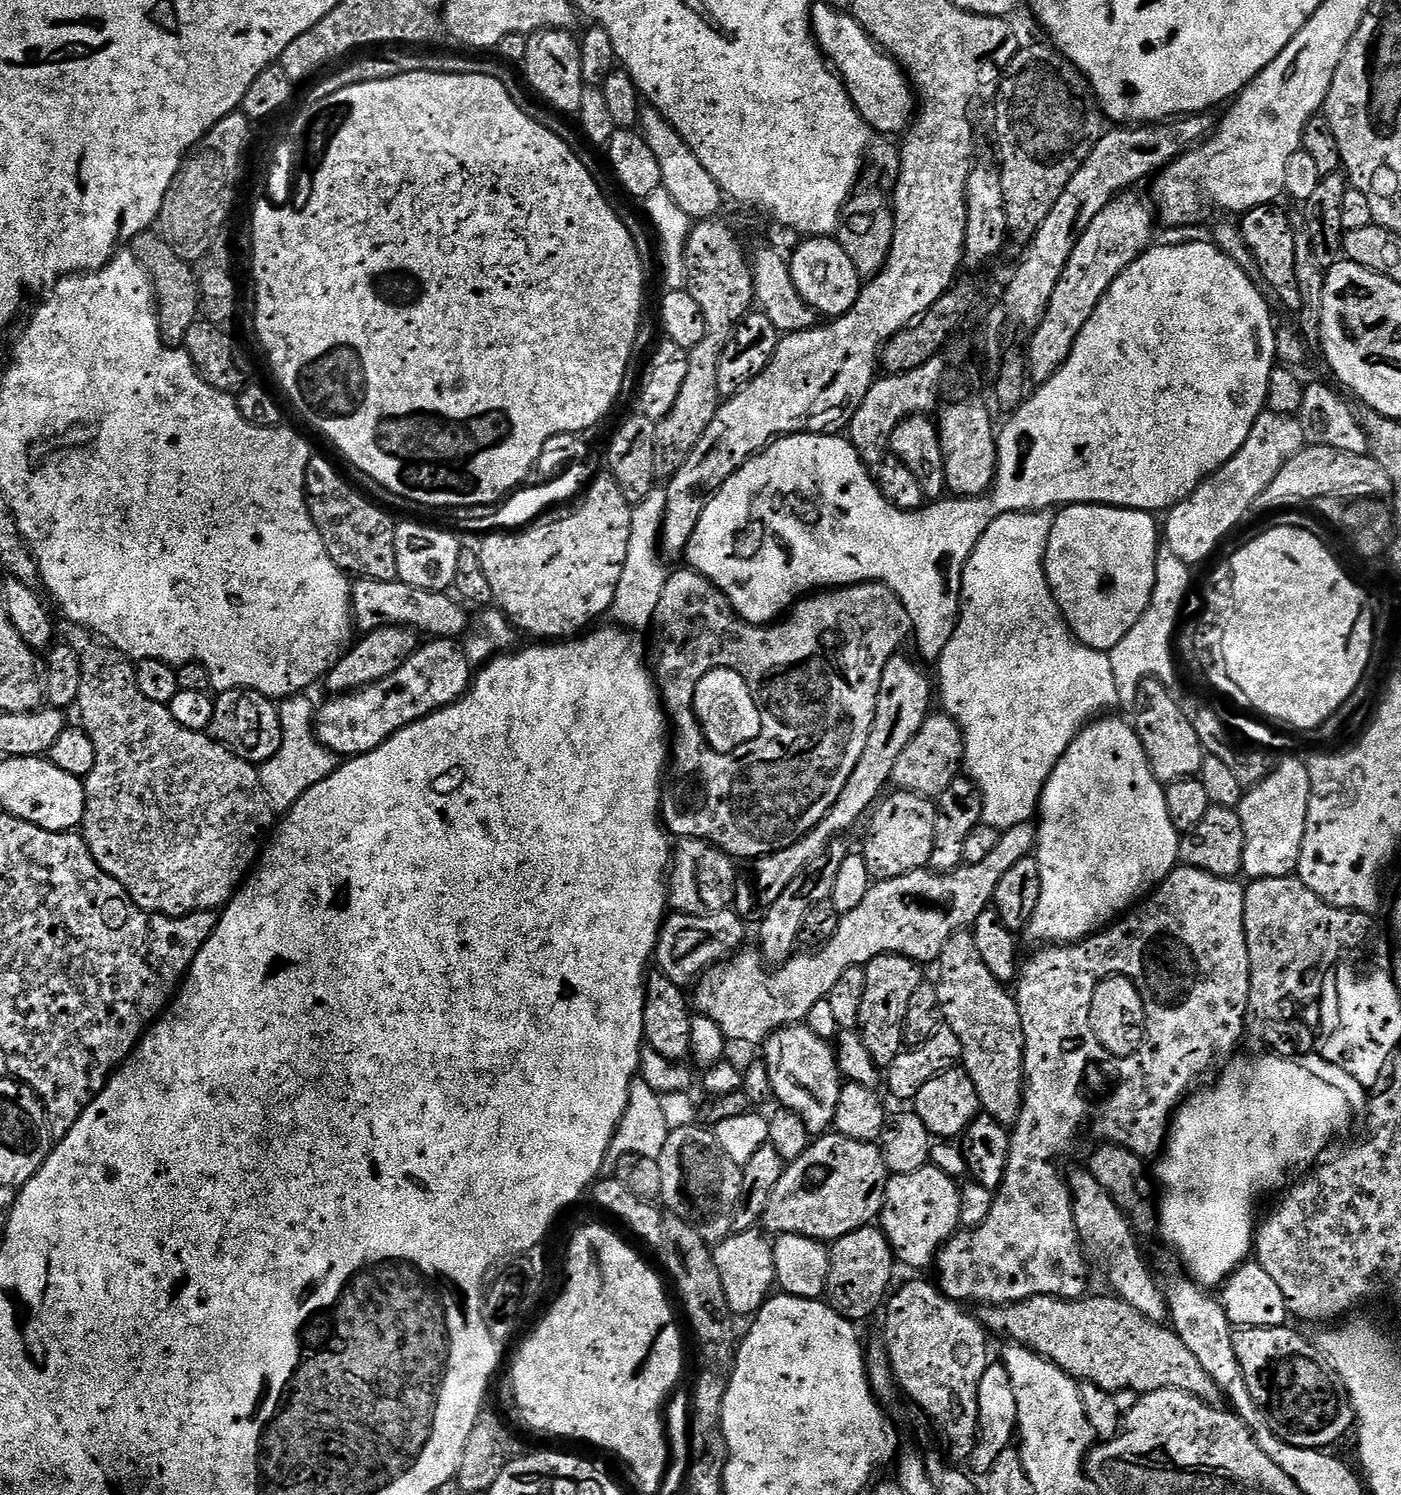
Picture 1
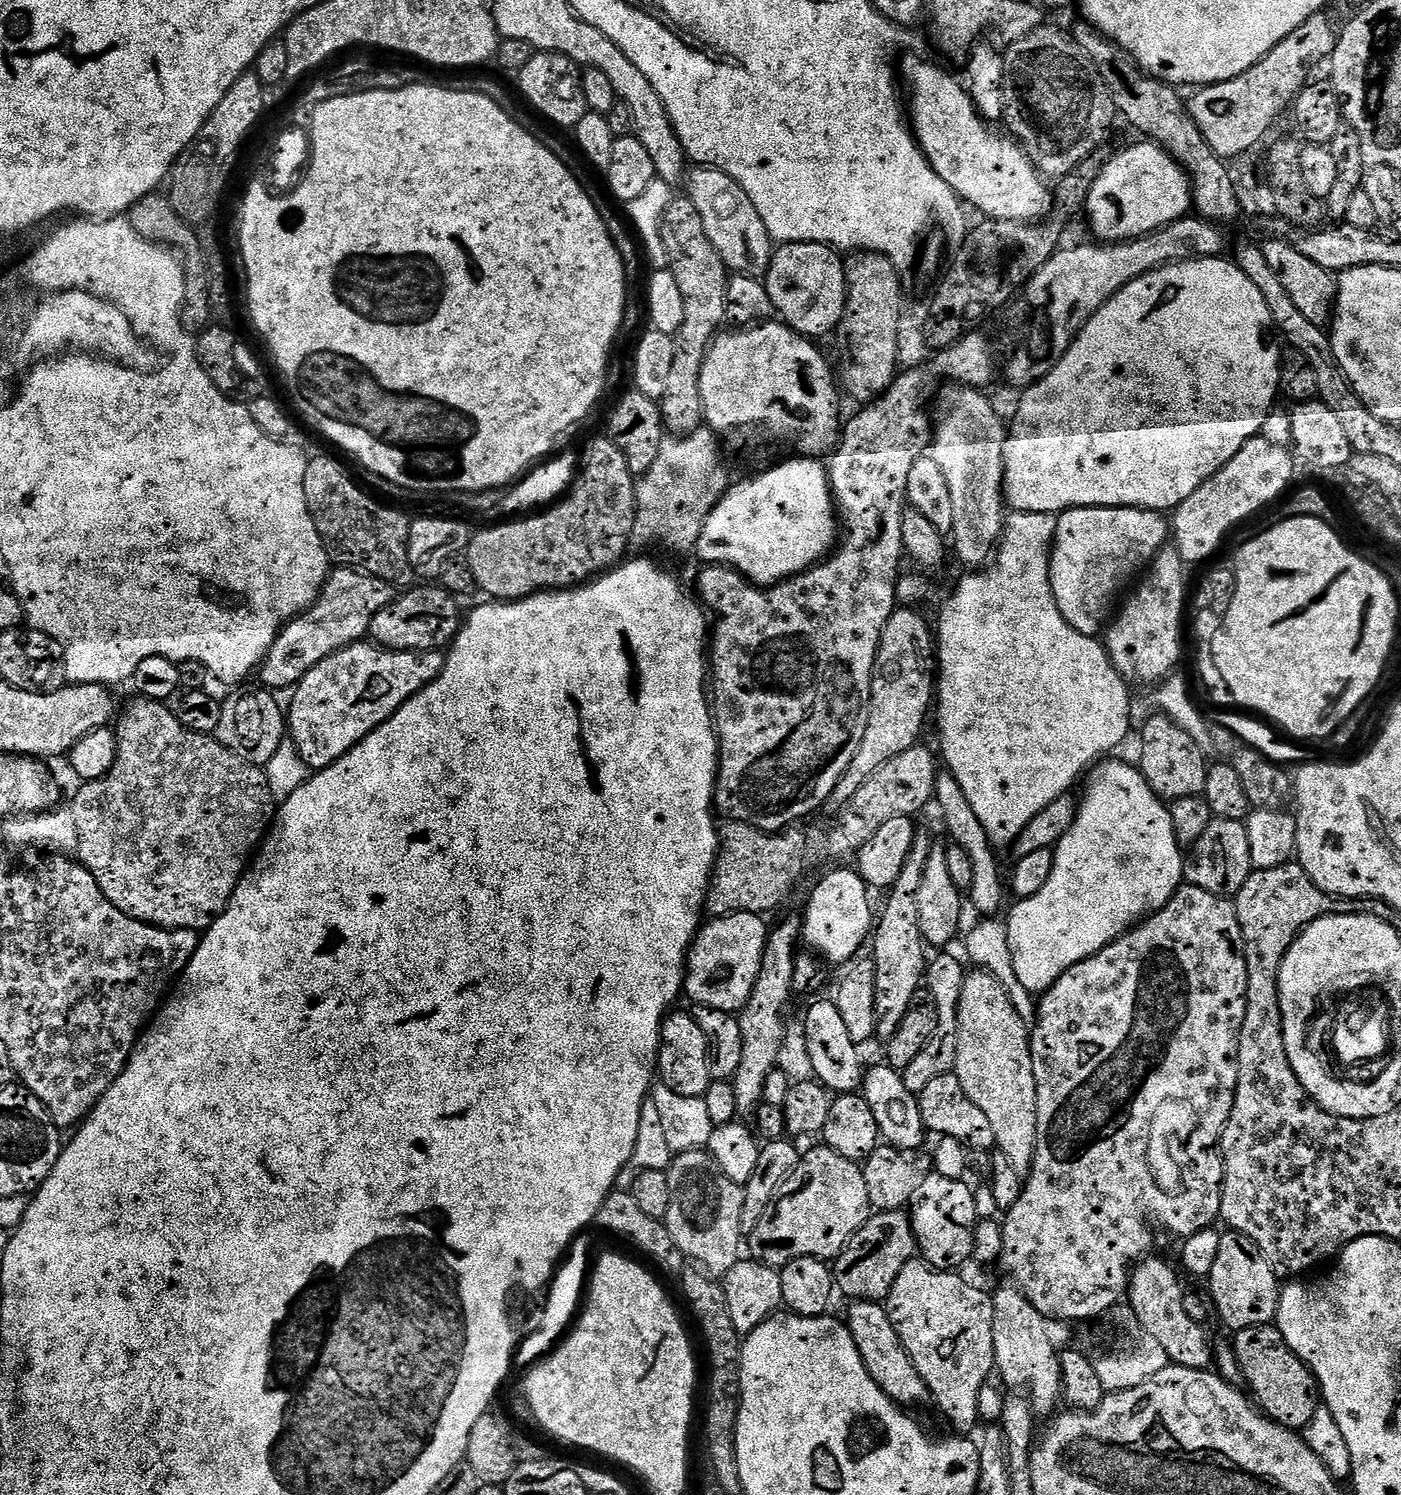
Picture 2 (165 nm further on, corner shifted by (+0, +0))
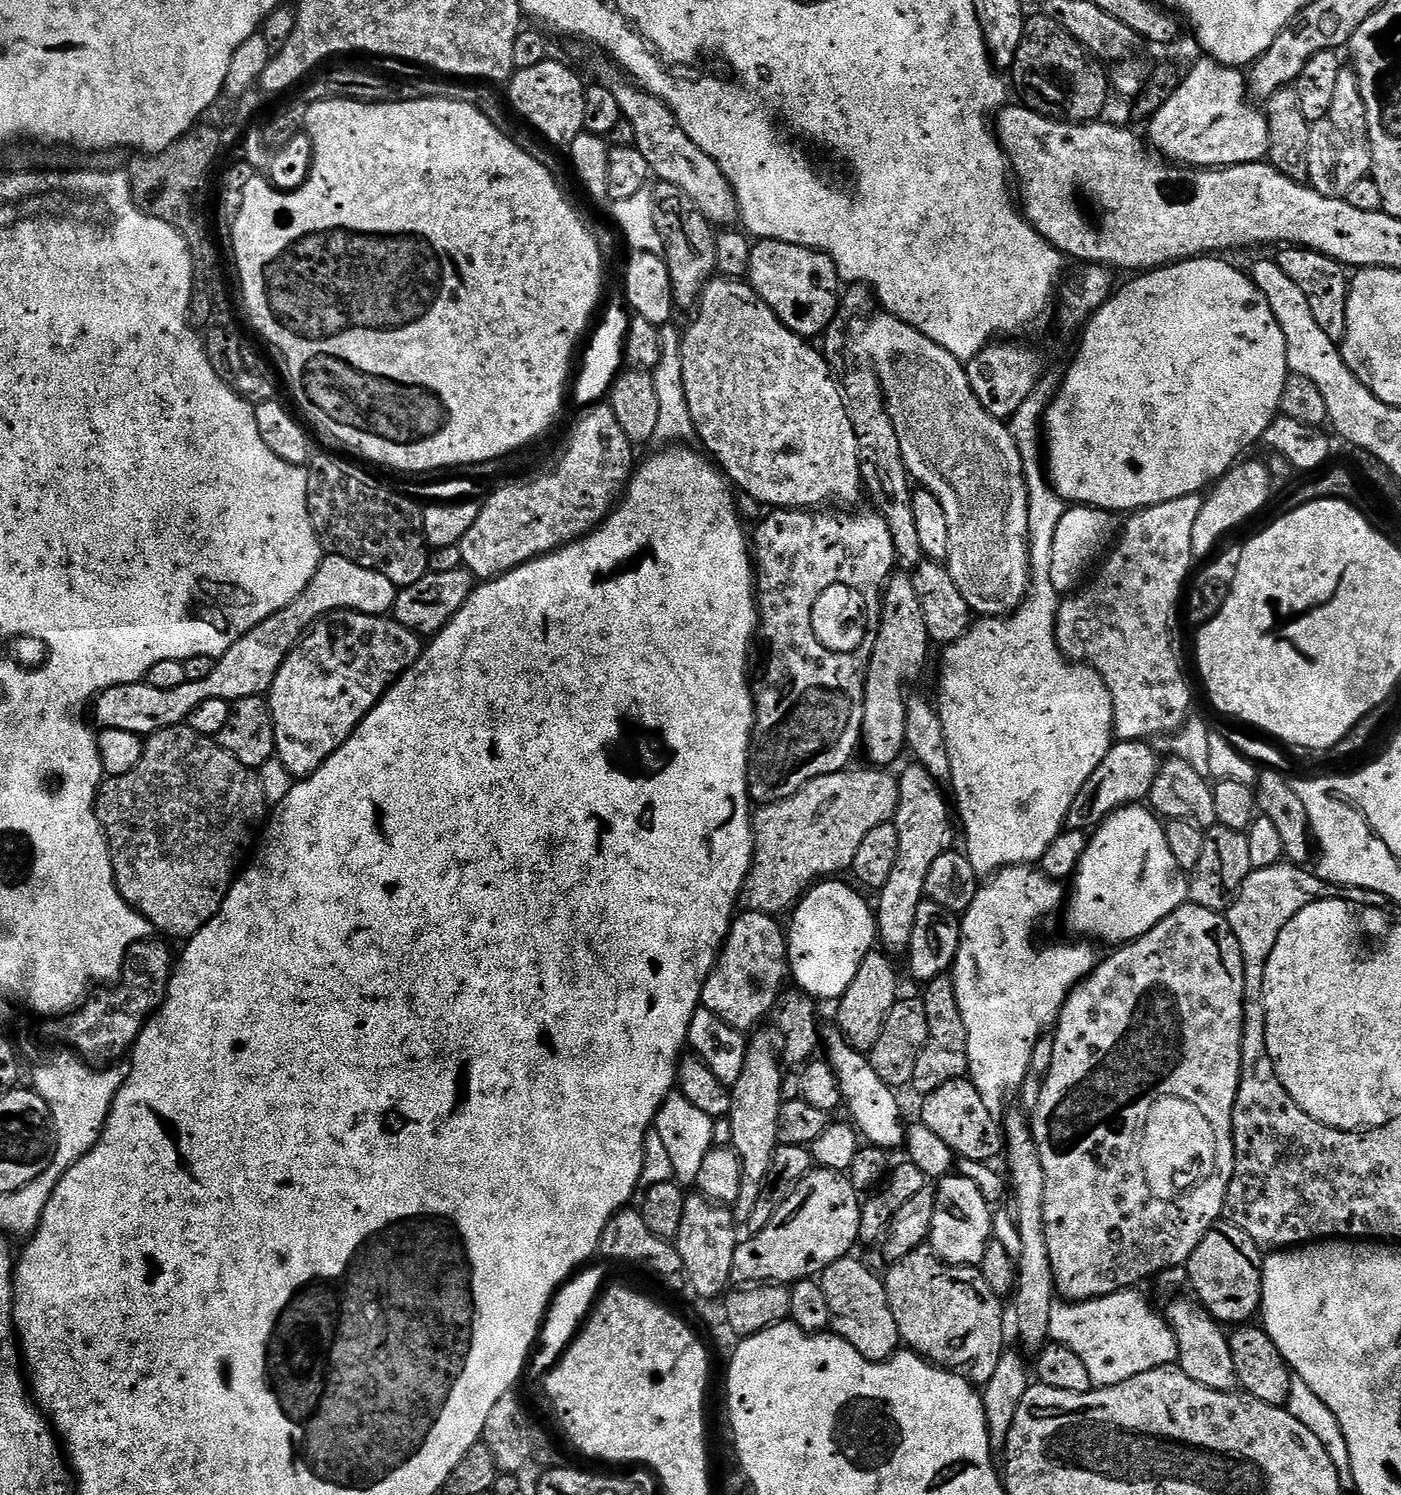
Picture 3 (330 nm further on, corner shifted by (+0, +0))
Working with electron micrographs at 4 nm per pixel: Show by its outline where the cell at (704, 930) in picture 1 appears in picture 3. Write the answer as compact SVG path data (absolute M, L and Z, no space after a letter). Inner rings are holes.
M741 911L732 921L716 965L706 978L700 995L703 1008L739 1032L747 1033L748 1028L754 1027L763 1016L765 1019L775 1008L776 998L785 987L788 941L785 929L780 929L776 920L779 919L767 912Z

